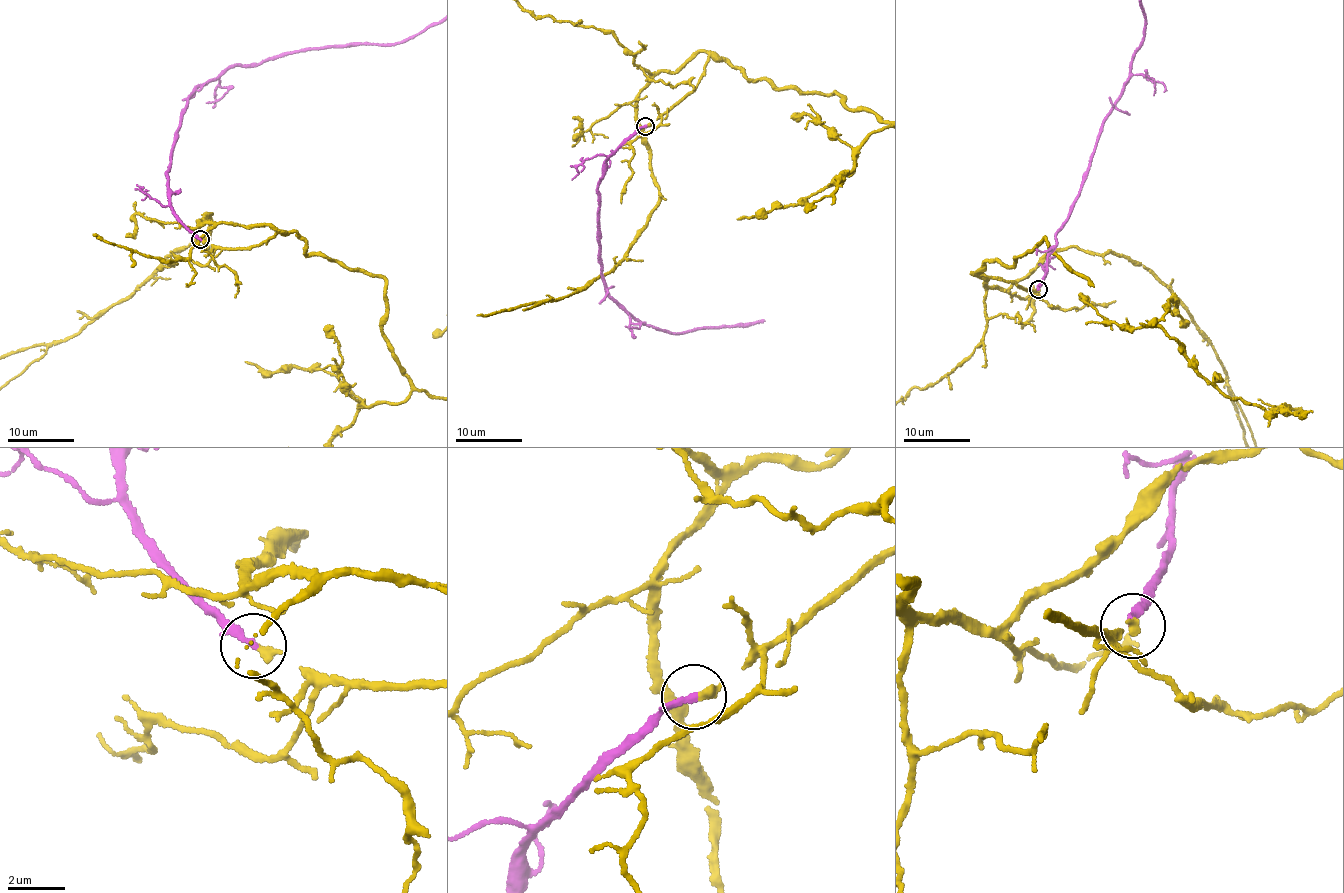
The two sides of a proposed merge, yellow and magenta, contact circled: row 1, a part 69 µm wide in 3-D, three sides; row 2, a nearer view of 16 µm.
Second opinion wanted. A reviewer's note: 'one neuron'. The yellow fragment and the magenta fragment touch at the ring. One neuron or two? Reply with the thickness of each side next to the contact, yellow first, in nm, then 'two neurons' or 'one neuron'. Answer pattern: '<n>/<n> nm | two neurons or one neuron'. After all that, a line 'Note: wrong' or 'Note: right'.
280/240 nm | one neuron
Note: right

